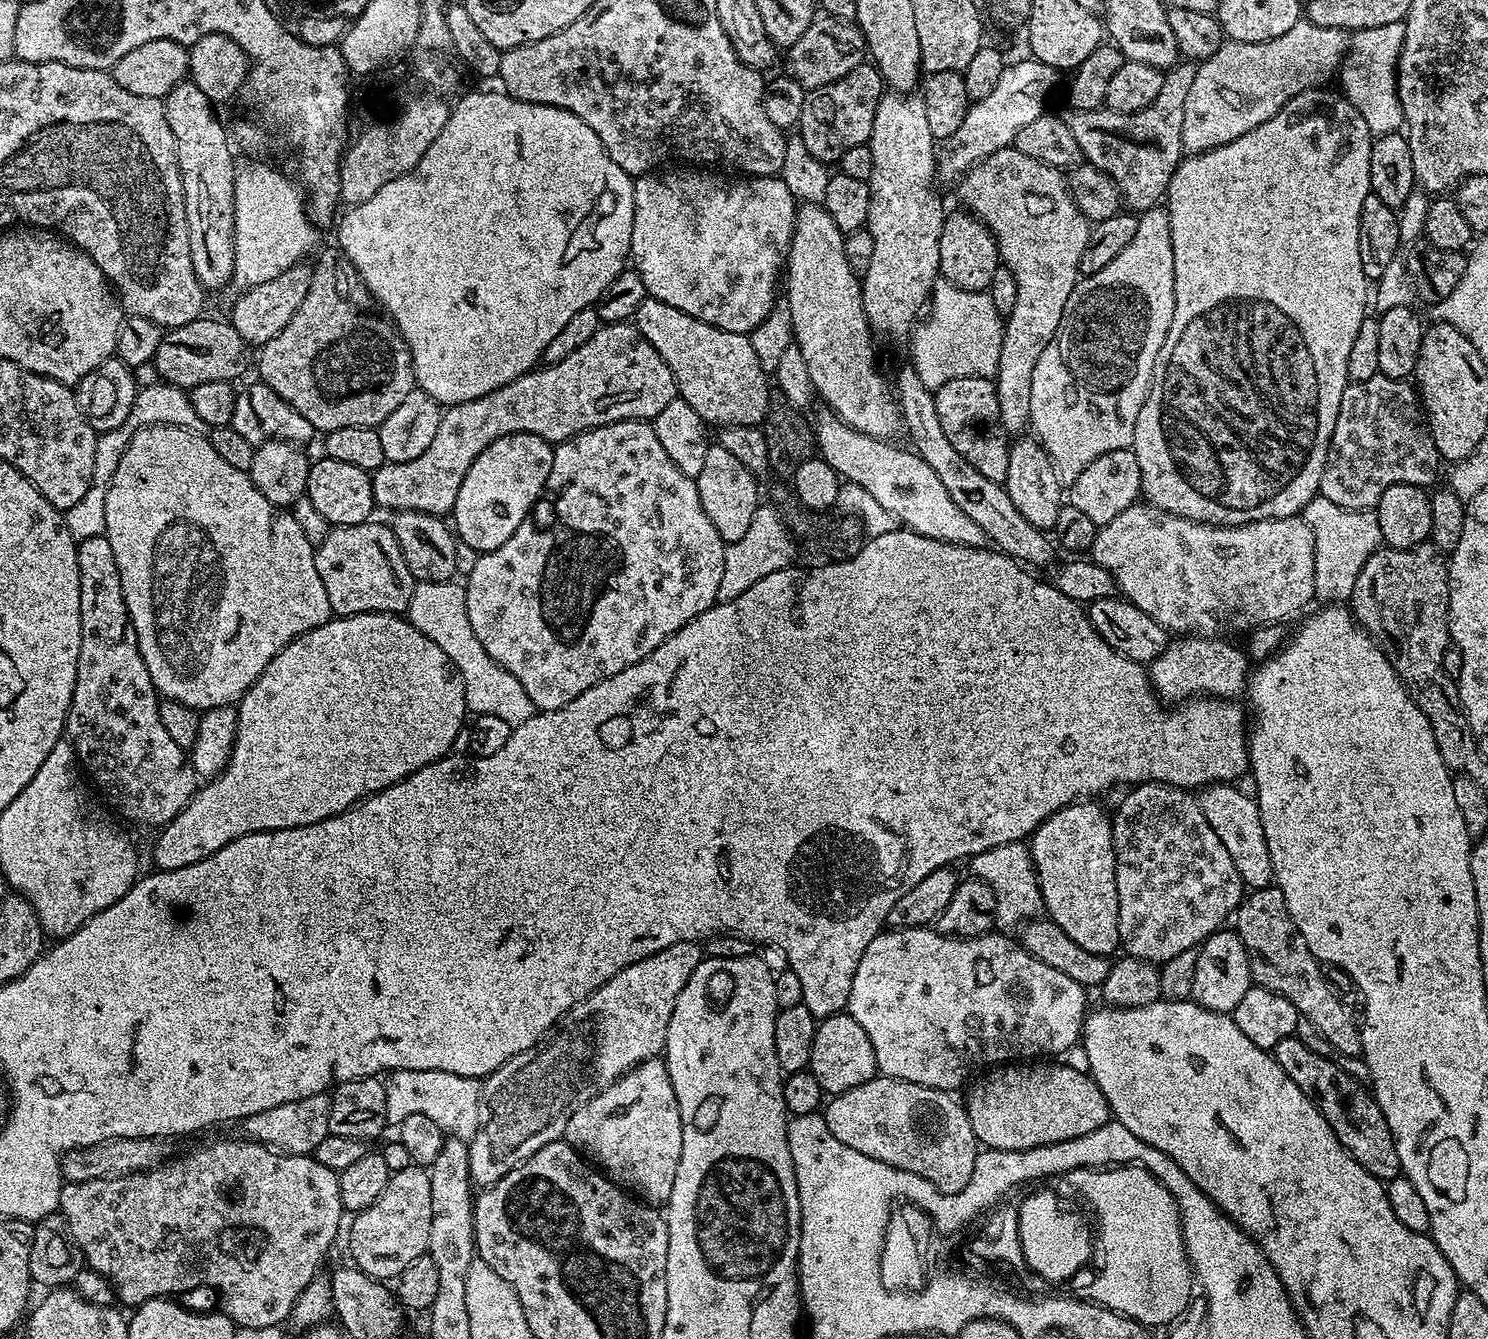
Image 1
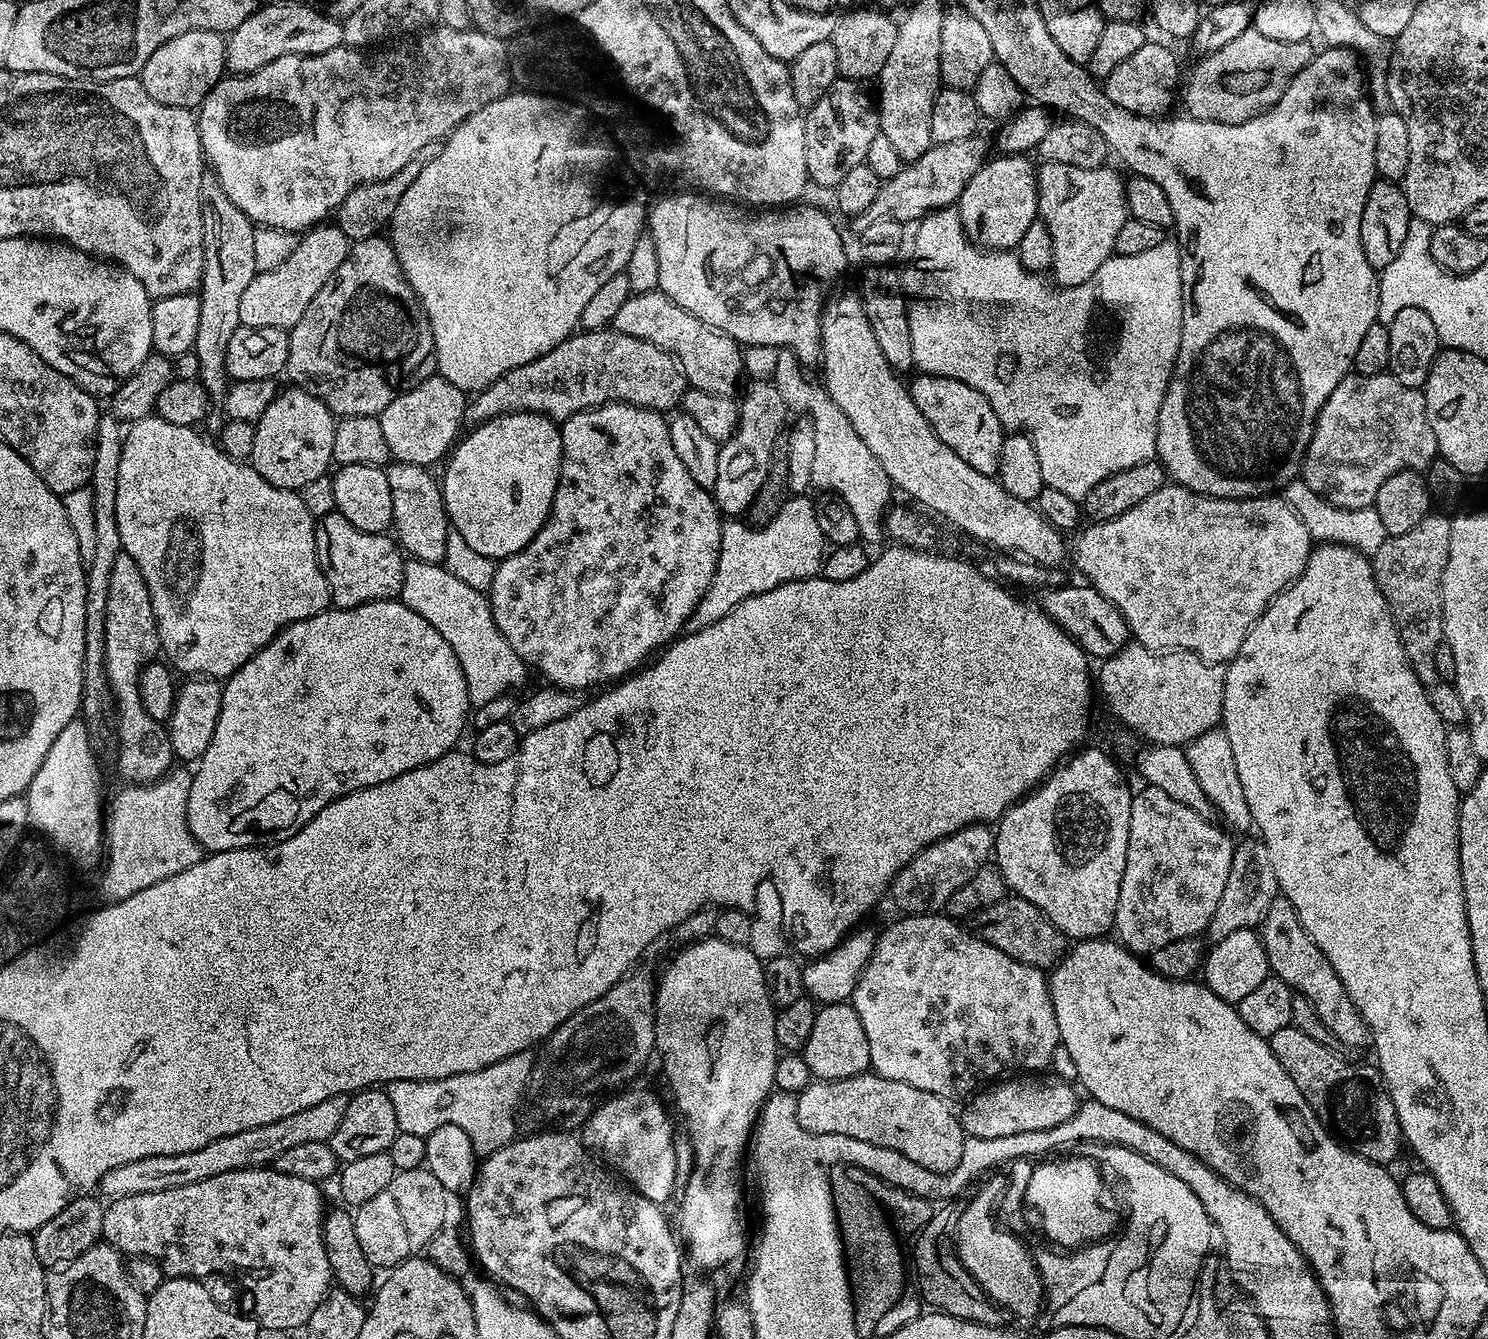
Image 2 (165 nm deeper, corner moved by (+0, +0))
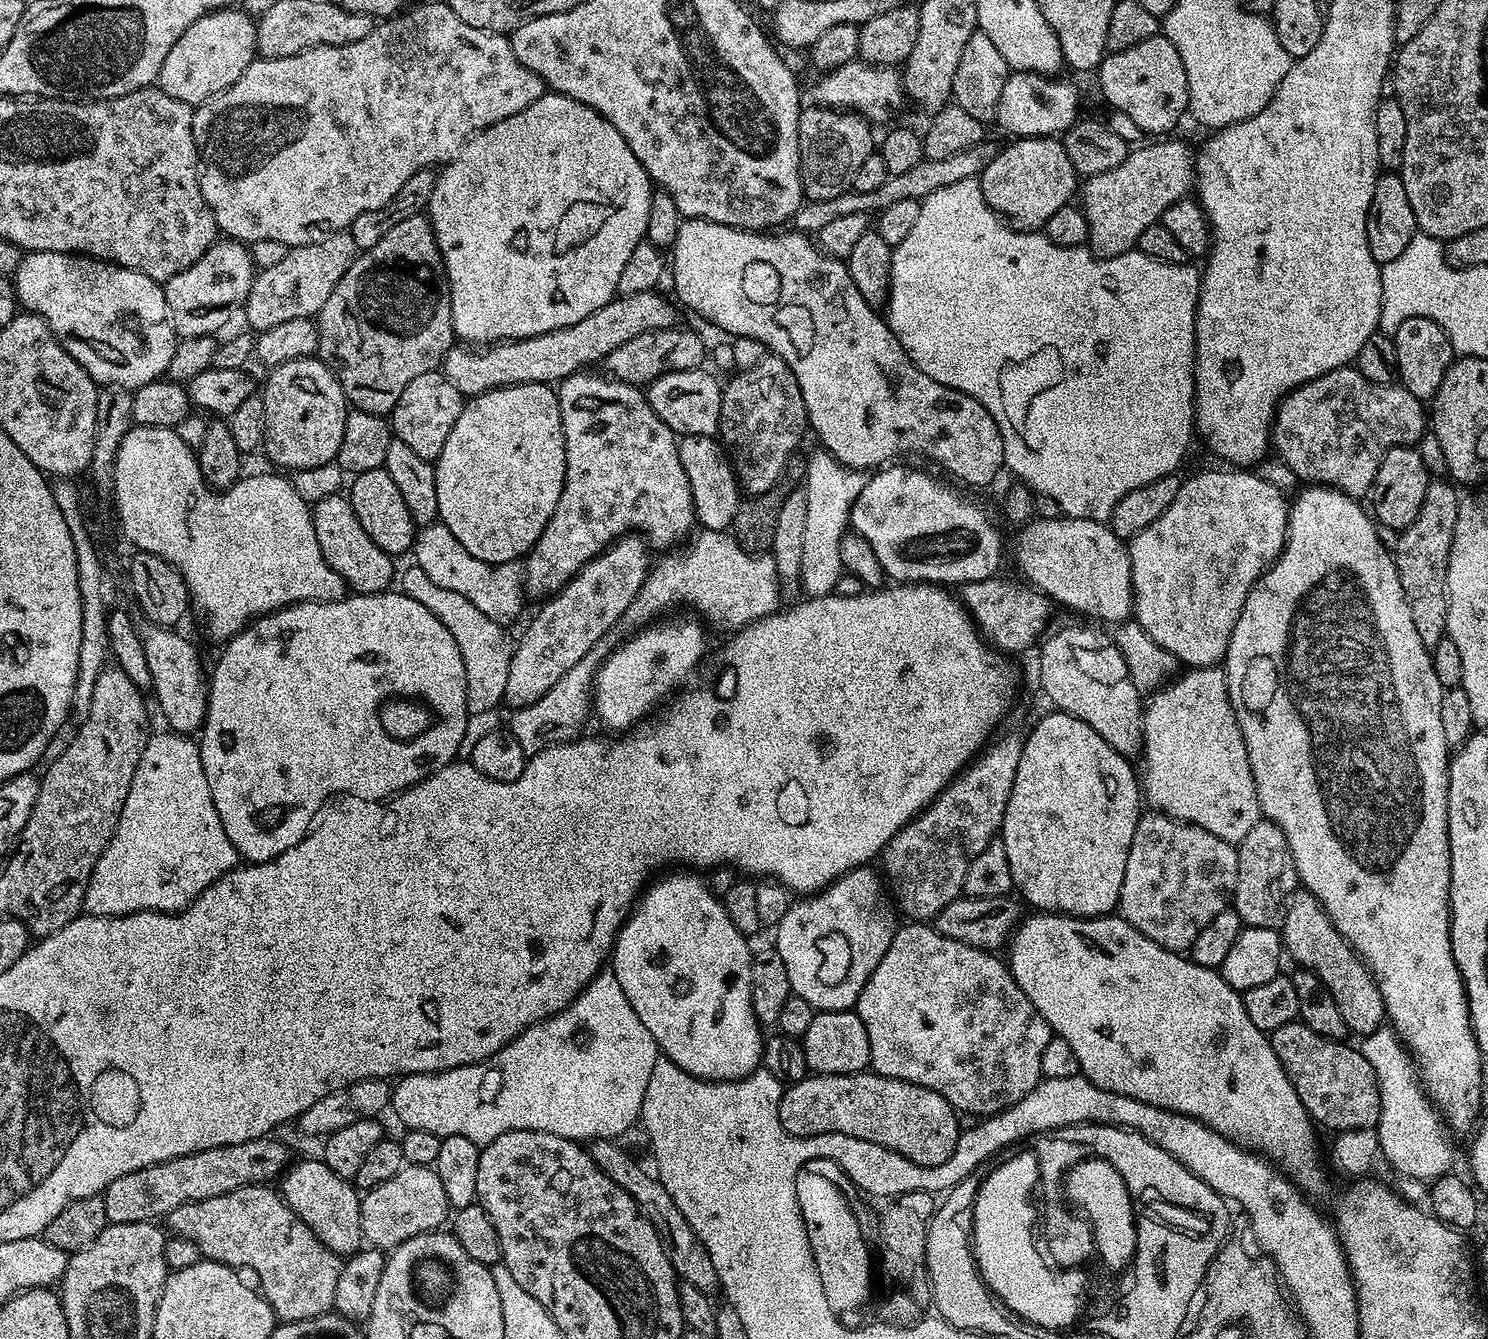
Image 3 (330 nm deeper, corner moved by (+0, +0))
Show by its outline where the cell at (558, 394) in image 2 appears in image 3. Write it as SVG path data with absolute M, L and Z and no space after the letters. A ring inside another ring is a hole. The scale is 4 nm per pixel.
M688 326L663 328L646 334L638 334L638 338L630 338L630 342L622 342L618 350L614 350L602 362L603 367L608 367L611 379L621 380L624 384L647 386L659 376L668 372L681 372L691 368L701 367L706 360L706 351L699 334Z

